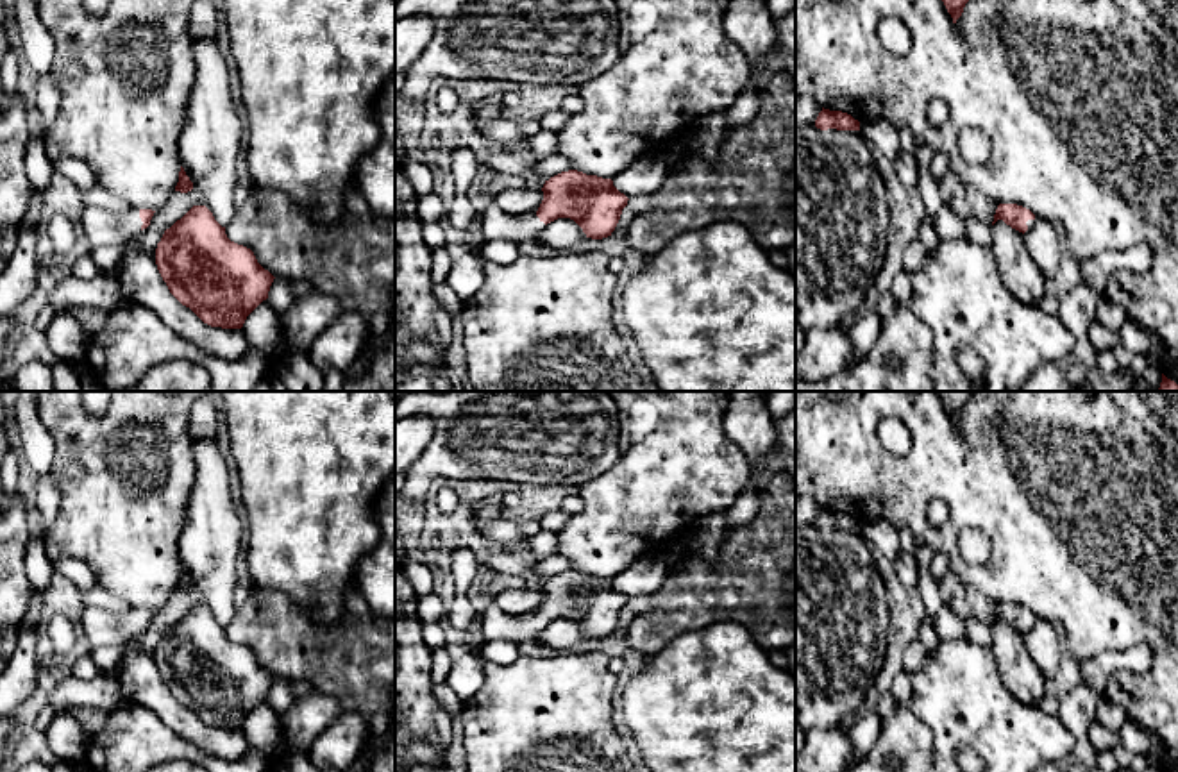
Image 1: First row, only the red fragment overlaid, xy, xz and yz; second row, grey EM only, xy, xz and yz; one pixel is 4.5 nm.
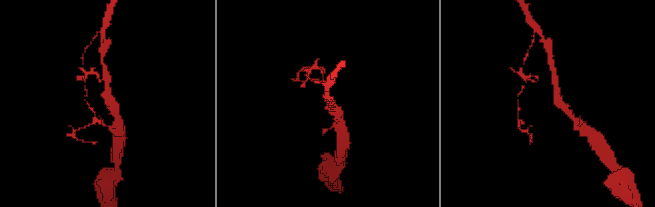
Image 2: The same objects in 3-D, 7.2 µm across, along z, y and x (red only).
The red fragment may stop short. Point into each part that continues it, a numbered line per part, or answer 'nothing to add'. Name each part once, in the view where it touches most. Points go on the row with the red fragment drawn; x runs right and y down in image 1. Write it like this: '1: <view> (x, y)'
1: xy (102, 227)

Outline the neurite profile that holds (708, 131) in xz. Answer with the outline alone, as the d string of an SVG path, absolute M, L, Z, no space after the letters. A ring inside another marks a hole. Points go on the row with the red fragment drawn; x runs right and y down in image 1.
M717 111L697 120L692 130L692 148L710 164L717 164L719 147L726 134L726 111Z

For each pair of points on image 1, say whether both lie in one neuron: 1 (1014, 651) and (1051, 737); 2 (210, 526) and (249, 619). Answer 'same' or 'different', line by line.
1: different
2: different

